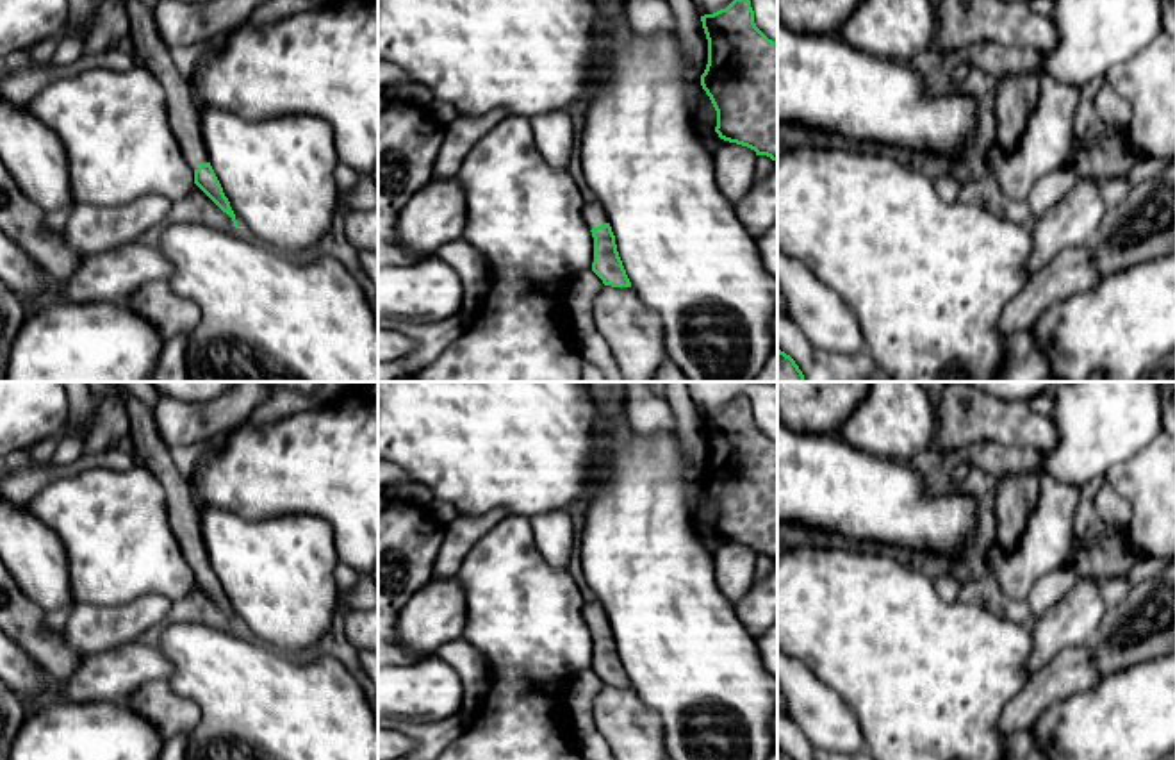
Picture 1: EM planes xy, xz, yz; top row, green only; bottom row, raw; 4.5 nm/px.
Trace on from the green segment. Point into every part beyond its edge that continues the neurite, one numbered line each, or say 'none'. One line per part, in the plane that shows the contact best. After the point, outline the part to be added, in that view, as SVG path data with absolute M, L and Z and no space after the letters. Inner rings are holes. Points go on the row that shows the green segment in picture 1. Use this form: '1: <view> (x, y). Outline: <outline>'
1: xz (594, 214). Outline: M599 202L585 203L583 218L585 218L590 230L599 227L599 225L610 223L608 216Z

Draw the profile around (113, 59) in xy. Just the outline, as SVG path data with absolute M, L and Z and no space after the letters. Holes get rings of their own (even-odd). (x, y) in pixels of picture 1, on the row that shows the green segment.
M107 50L102 54L102 62L98 66L103 66L112 71L128 71L137 64L136 57L119 50Z

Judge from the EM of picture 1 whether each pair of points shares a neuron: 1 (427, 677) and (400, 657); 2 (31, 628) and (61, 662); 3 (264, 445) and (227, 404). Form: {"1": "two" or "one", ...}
{"1": "two", "2": "one", "3": "two"}

